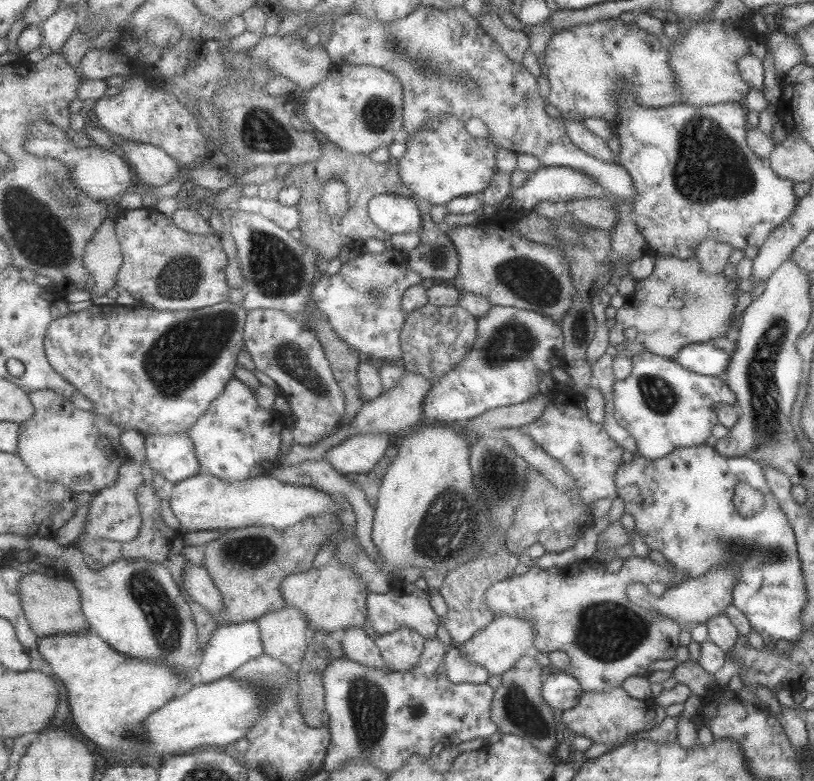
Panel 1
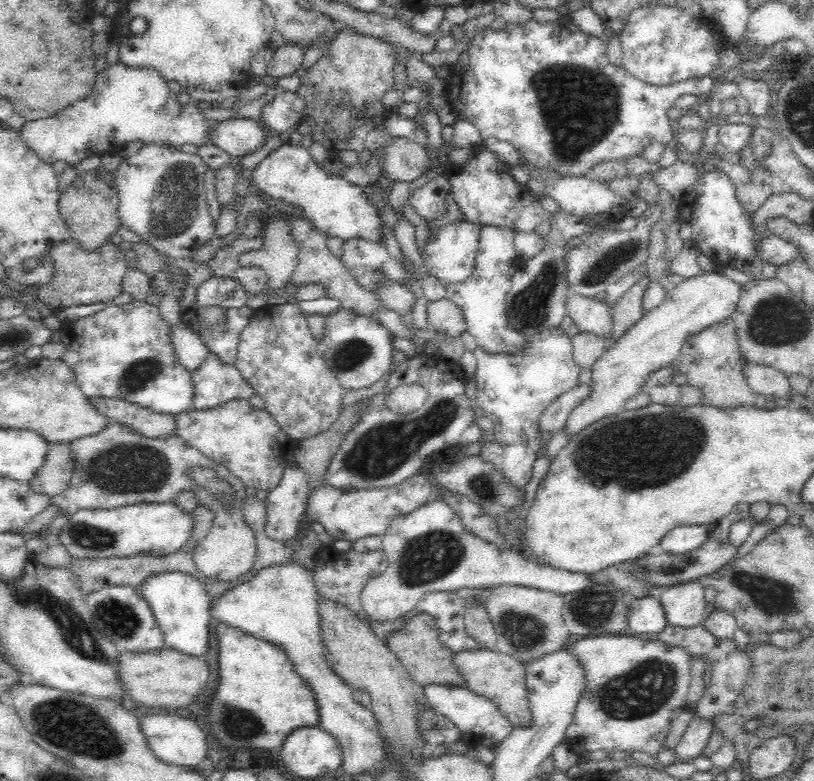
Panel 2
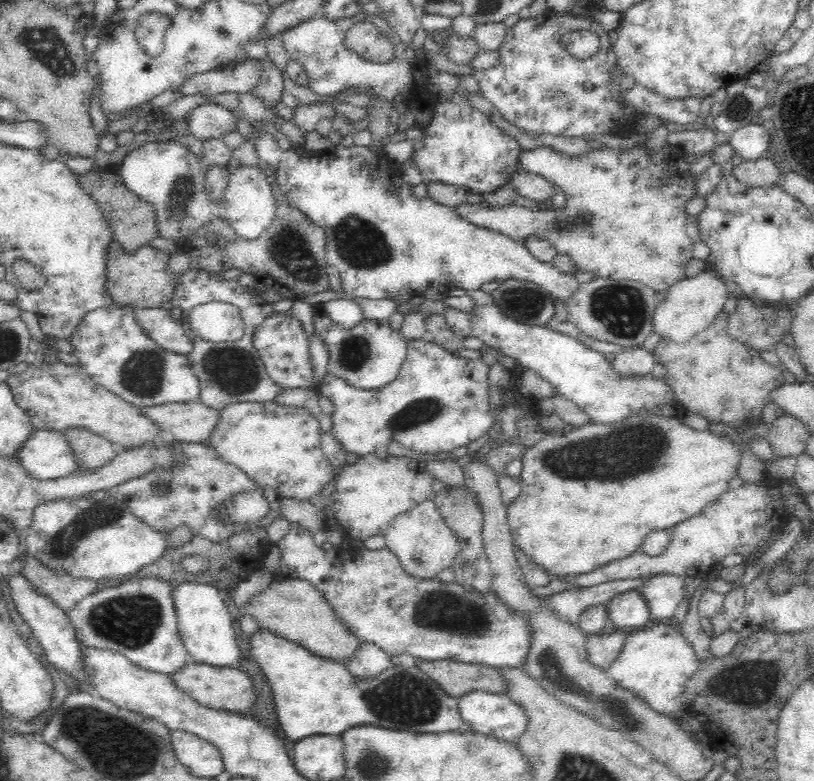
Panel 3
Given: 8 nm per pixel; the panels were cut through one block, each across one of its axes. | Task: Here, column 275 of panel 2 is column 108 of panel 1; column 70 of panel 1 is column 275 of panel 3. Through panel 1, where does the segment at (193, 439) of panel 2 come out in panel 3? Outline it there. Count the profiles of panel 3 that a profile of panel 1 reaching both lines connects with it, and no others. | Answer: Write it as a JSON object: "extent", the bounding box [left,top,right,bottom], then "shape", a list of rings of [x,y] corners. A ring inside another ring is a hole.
{"extent":[208,399,332,500],"shape":[[[276,399],[267,401],[233,402],[221,412],[220,424],[212,430],[208,439],[210,445],[226,461],[242,469],[256,483],[258,488],[272,486],[286,498],[309,500],[320,494],[332,474],[332,464],[321,447],[322,430],[316,415],[305,406],[284,405]]]}

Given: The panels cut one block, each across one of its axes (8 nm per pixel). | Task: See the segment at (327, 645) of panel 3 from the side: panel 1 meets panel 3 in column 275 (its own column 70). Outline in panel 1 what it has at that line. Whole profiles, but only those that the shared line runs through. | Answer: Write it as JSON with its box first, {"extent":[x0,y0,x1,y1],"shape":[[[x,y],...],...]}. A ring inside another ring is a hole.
{"extent":[19,572,91,636],"shape":[[[33,572],[20,580],[19,591],[26,618],[38,636],[82,634],[91,630],[91,624],[82,610],[80,591],[73,581],[58,581],[48,572]]]}

